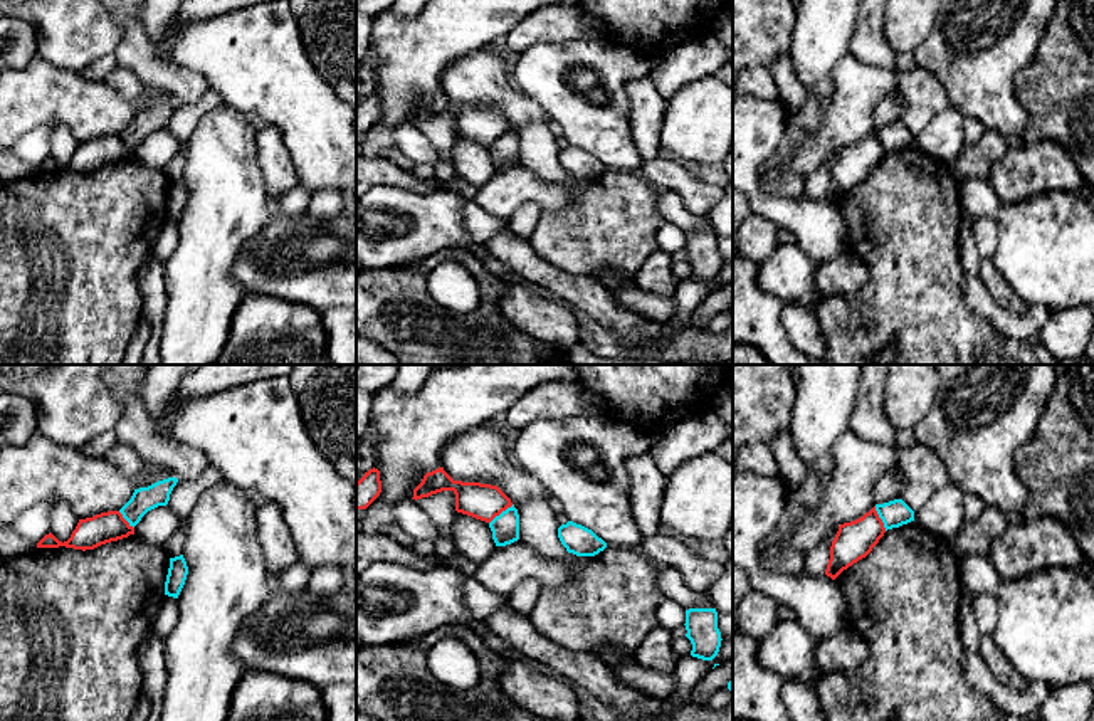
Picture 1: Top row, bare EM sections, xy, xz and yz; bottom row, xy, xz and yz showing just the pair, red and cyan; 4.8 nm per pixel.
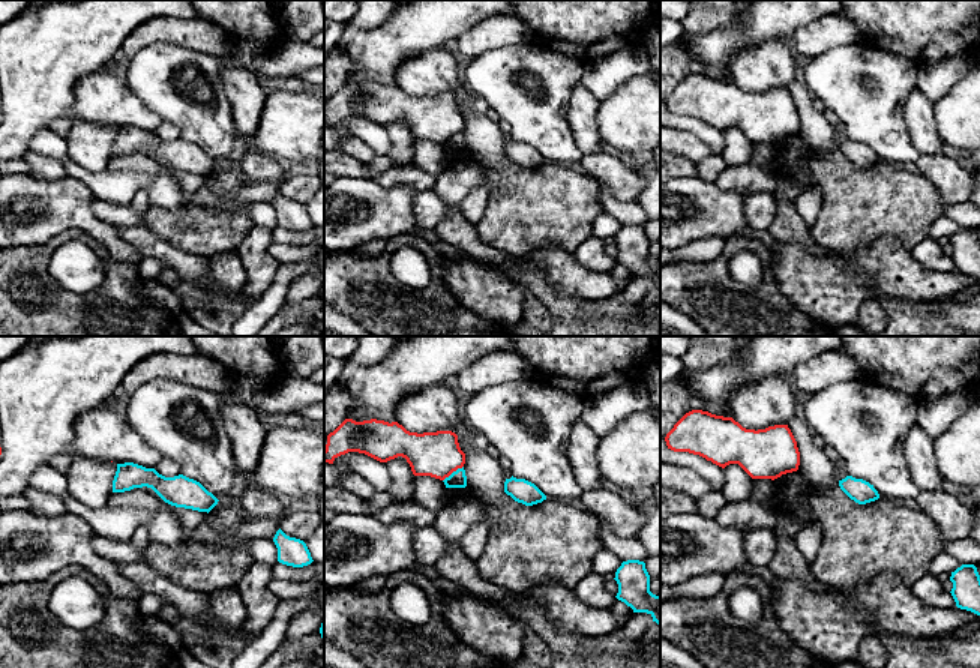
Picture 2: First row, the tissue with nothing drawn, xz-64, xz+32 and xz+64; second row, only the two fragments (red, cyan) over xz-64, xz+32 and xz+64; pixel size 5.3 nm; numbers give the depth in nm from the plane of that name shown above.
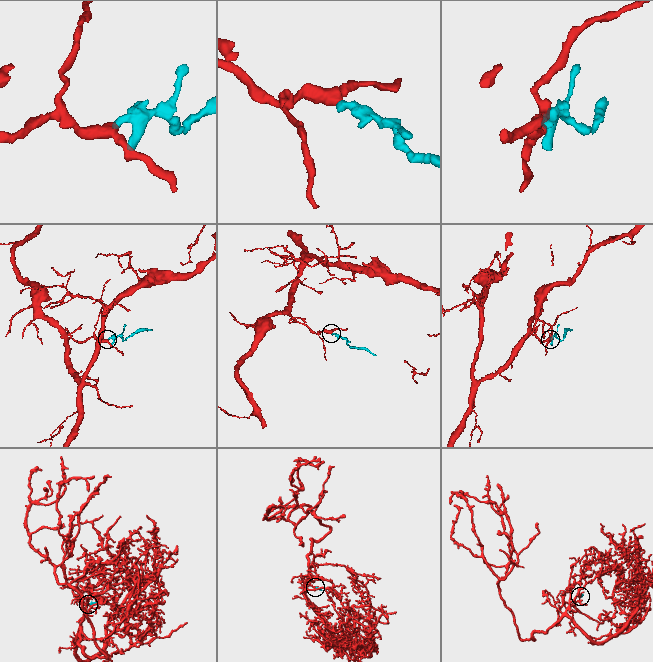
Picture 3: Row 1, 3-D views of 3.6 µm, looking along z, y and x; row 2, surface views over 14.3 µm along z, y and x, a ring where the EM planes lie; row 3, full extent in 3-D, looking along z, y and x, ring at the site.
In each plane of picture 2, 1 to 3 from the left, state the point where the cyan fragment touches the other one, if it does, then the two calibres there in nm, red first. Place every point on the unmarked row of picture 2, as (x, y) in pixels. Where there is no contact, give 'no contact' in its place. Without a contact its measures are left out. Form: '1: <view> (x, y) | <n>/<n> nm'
1: no contact
2: xz+32 (452, 135) | 240/90 nm
3: no contact

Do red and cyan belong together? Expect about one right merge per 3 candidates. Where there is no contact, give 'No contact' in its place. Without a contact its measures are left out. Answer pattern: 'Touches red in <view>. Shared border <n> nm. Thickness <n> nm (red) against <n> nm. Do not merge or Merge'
Touches red in yz. Shared border 130 nm. Thickness 180 nm (red) against 130 nm. Do not merge

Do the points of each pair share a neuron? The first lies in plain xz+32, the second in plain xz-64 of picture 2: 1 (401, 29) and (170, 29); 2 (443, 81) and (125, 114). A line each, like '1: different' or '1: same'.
1: different
2: same

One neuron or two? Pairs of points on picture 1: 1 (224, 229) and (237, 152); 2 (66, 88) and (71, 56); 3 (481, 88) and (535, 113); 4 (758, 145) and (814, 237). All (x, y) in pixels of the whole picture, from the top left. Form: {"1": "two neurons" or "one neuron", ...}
{"1": "one neuron", "2": "two neurons", "3": "one neuron", "4": "one neuron"}

